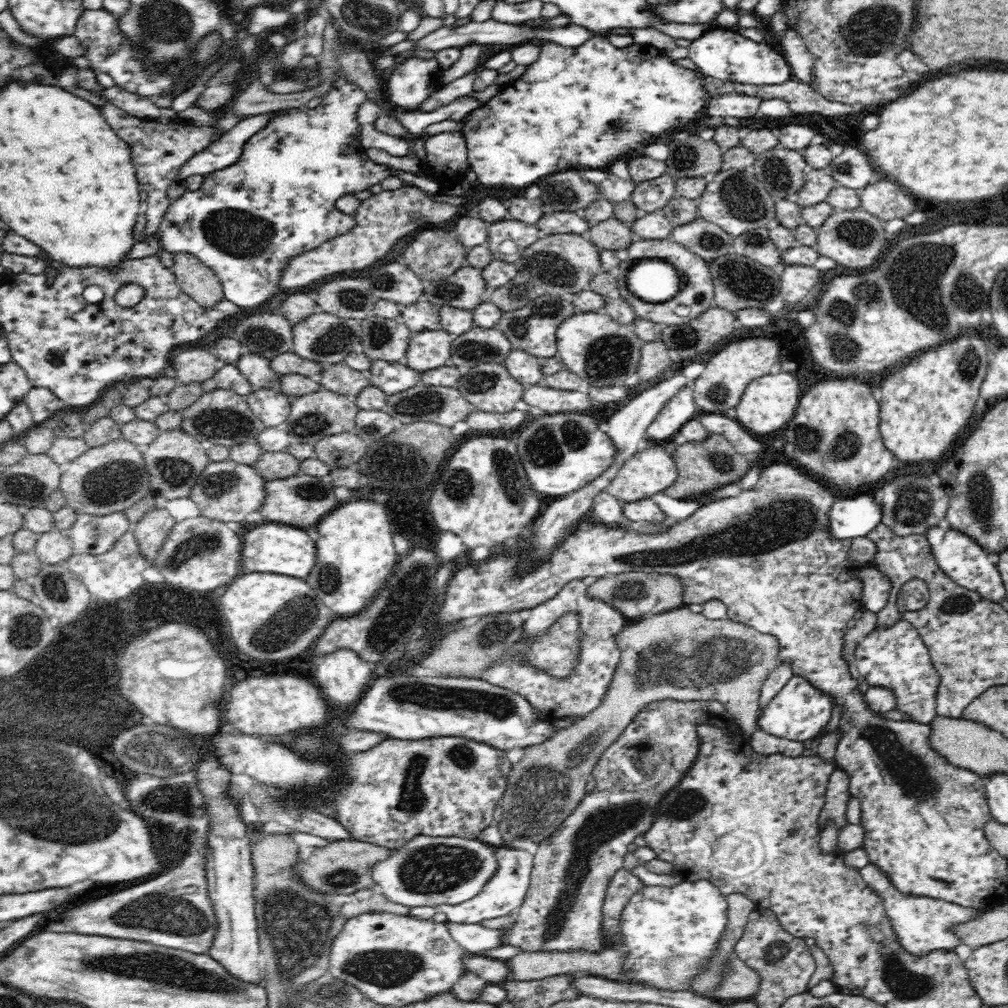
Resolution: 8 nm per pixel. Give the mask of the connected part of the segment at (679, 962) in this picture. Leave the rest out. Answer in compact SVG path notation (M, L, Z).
M685 879L682 883L672 886L646 886L640 892L634 893L628 904L625 906L621 916L622 932L624 932L624 944L621 947L628 952L628 960L626 960L626 969L628 974L626 980L632 983L645 984L654 988L670 991L691 991L690 978L694 978L696 974L700 974L707 970L708 960L714 955L716 946L719 944L722 931L725 930L728 916L728 903L726 897L721 890L708 880L692 881Z

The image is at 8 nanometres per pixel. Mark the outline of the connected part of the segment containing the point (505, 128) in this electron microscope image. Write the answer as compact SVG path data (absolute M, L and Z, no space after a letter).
M601 36L574 48L550 41L541 46L538 60L526 66L522 75L462 120L469 166L476 173L477 182L518 188L526 188L556 172L608 168L614 160L630 158L644 144L663 139L668 130L698 117L710 100L702 79L699 72L682 68L663 50L650 44L616 48Z

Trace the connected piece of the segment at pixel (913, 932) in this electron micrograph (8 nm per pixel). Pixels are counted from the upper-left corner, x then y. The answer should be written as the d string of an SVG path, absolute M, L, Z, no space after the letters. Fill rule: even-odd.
M871 862L859 871L866 885L874 893L882 897L886 914L891 920L896 935L898 935L900 945L914 956L925 956L932 950L937 949L954 951L961 943L958 938L954 937L951 929L955 925L968 922L982 914L980 911L974 911L974 909L968 909L956 903L943 902L941 899L916 894L904 894L891 883L889 876L879 866Z

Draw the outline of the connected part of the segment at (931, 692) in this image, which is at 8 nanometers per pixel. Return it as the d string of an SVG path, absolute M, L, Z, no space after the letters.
M906 619L890 626L876 626L857 644L852 668L863 683L894 692L895 709L907 714L908 720L930 725L938 716L937 690L941 678L921 634Z

